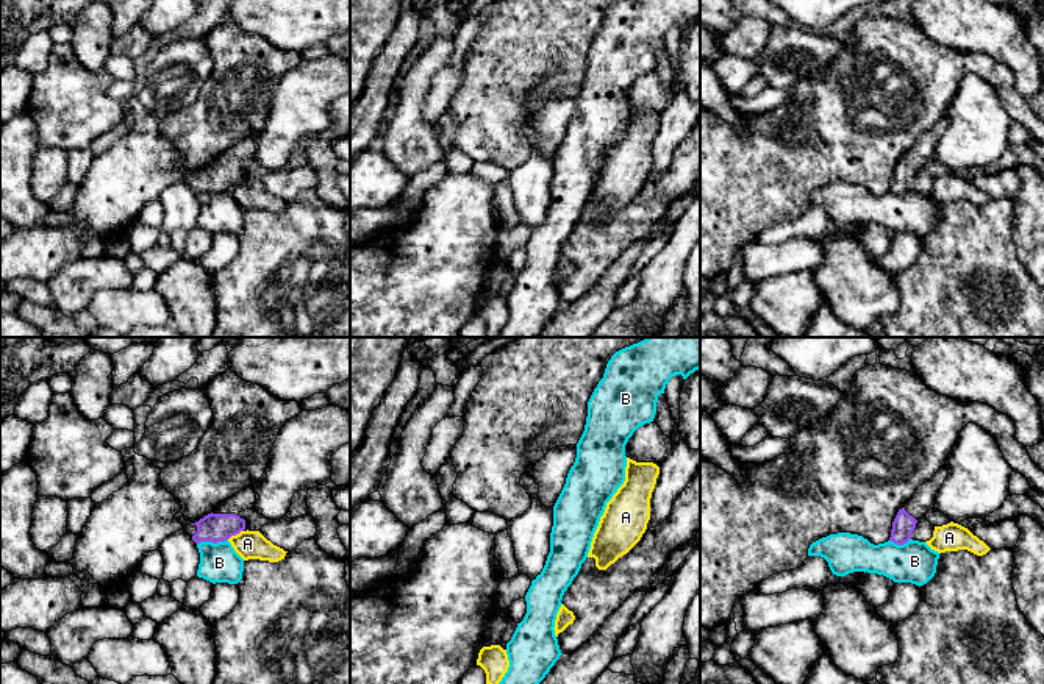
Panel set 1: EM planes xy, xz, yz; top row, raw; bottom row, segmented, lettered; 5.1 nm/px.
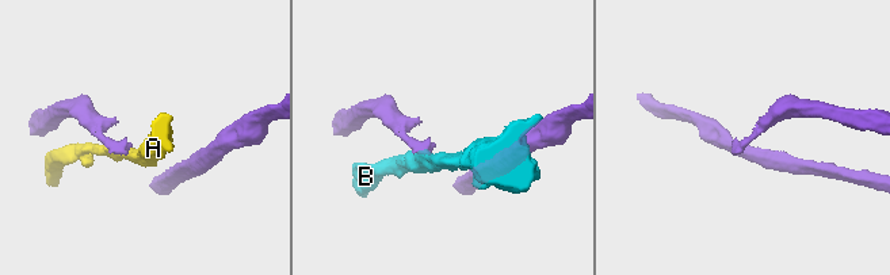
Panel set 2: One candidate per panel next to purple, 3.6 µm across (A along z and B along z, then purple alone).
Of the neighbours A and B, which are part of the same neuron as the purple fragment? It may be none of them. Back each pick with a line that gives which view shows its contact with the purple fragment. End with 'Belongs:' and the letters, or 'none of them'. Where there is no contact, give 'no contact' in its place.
Belongs: none of them

